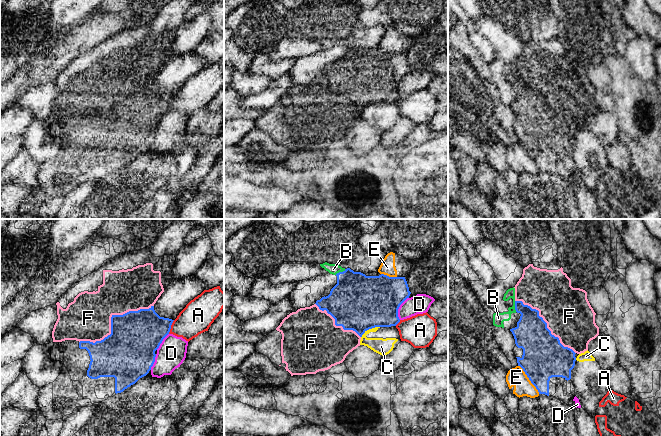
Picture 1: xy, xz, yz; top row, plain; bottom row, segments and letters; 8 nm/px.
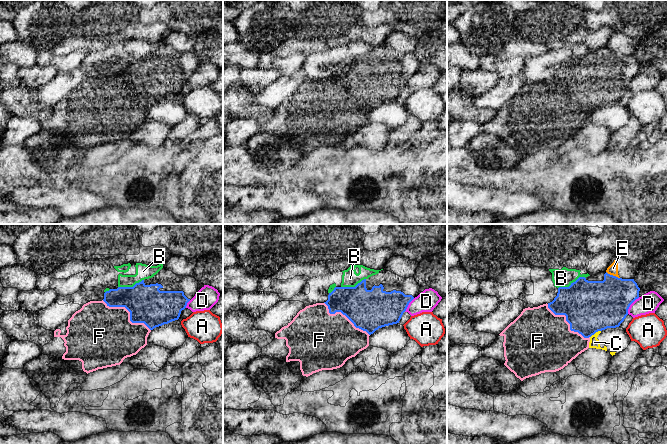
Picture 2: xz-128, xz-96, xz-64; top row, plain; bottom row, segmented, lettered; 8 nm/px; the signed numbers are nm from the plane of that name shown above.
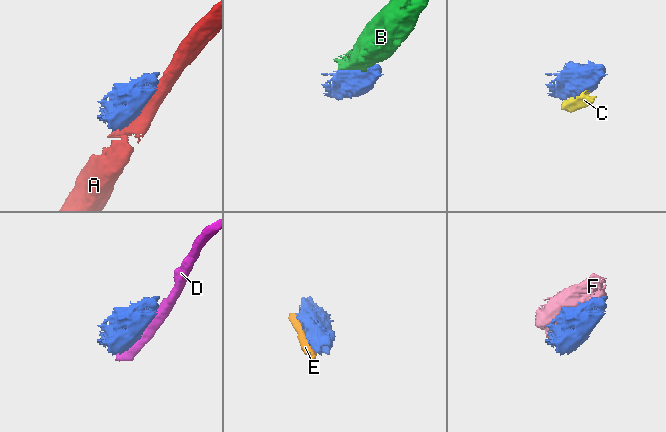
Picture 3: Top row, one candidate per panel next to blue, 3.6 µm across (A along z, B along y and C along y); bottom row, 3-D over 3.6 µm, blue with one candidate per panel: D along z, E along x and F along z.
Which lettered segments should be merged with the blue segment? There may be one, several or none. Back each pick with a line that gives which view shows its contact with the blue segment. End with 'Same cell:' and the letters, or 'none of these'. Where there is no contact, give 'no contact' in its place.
Same cell: none of these

